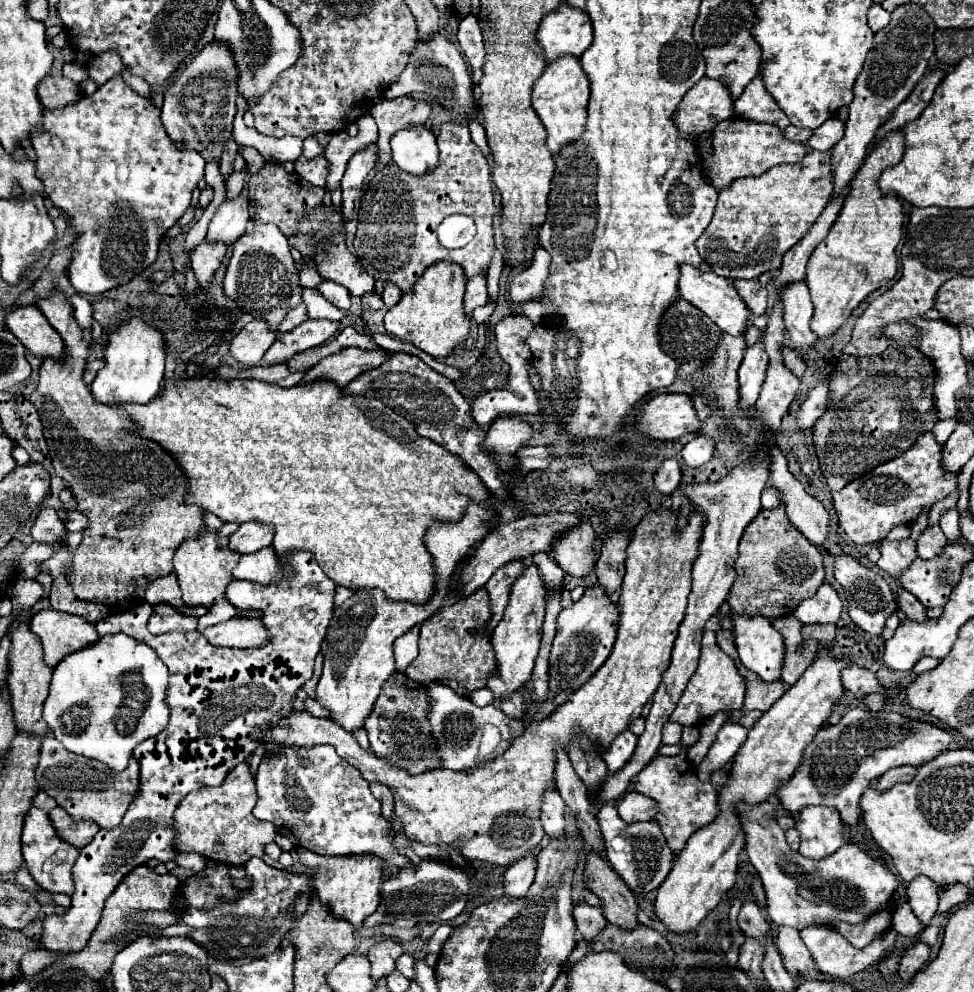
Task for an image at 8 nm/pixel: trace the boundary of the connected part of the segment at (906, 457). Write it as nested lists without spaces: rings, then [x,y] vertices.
[[[926,433],[902,455],[878,465],[864,477],[832,493],[832,501],[838,513],[838,525],[850,541],[856,545],[874,545],[880,543],[894,525],[914,523],[924,507],[932,507],[952,491],[958,491],[956,473],[946,473],[942,469],[942,447],[932,433]]]

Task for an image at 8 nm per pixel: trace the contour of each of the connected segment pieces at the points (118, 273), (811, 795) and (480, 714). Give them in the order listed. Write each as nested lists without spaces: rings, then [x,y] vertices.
[[[122,75],[112,77],[110,81],[106,81],[104,85],[100,85],[96,89],[96,93],[92,95],[82,95],[76,103],[66,105],[62,109],[42,109],[42,129],[34,127],[32,131],[32,147],[36,153],[36,175],[40,177],[44,191],[46,191],[46,199],[58,207],[62,211],[62,215],[70,221],[70,227],[76,233],[76,241],[72,243],[74,247],[74,255],[72,255],[72,263],[68,267],[68,279],[74,285],[74,289],[80,295],[100,295],[112,287],[118,287],[122,283],[128,283],[132,277],[140,275],[146,267],[150,267],[156,261],[156,253],[158,253],[158,243],[160,239],[166,235],[166,231],[184,215],[184,211],[190,207],[190,199],[192,199],[192,191],[196,189],[198,181],[204,177],[204,165],[206,161],[202,159],[202,155],[198,155],[198,151],[194,151],[192,147],[184,147],[174,143],[172,139],[168,139],[166,129],[162,127],[160,121],[160,109],[154,107],[154,103],[146,97],[140,97],[134,89],[130,89]]]
[[[852,709],[840,723],[826,725],[818,731],[810,747],[806,747],[798,771],[794,771],[790,783],[786,783],[776,797],[794,819],[798,819],[800,811],[808,805],[828,805],[836,809],[844,823],[846,837],[854,839],[860,819],[860,797],[870,781],[878,779],[892,767],[918,767],[944,753],[950,747],[950,741],[952,735],[948,731],[930,723],[906,719],[900,713]]]
[[[430,683],[426,691],[430,695],[426,713],[430,719],[432,735],[438,743],[438,753],[442,759],[440,769],[472,771],[474,767],[482,767],[482,763],[490,763],[490,759],[502,755],[502,751],[506,751],[506,747],[510,747],[510,743],[524,731],[524,721],[506,717],[496,705],[476,707],[468,697],[456,695],[442,683]]]

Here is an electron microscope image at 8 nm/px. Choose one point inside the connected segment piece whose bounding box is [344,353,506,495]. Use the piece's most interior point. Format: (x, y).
(431, 402)

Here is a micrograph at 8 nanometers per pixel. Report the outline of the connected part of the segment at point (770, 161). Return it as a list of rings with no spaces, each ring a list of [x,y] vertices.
[[[732,117],[718,123],[718,127],[712,133],[714,133],[714,155],[710,167],[704,171],[704,179],[718,191],[726,189],[734,179],[752,177],[752,175],[758,177],[766,173],[770,167],[782,163],[798,163],[806,155],[802,143],[784,139],[782,129],[772,127],[768,123],[752,123]]]

